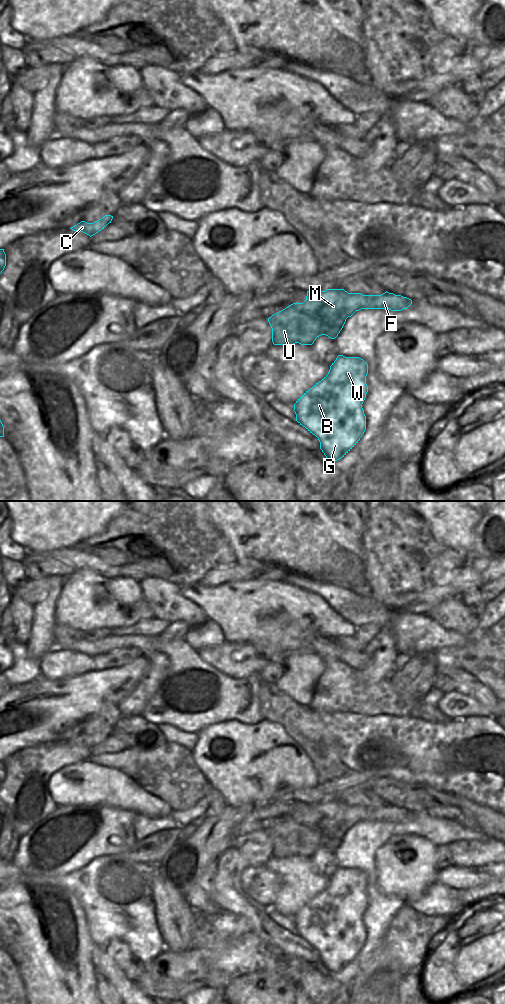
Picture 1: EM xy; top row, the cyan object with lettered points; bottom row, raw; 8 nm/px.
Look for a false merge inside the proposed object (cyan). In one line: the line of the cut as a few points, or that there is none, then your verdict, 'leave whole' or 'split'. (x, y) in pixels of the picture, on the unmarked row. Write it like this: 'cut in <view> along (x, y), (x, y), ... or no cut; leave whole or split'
cut in xy along (354, 823), (330, 834), (323, 827), (328, 841), (322, 845); split

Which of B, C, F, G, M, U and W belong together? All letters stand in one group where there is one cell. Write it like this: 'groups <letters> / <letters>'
groups B G W / C F M U

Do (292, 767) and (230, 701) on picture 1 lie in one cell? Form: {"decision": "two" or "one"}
{"decision": "two"}

